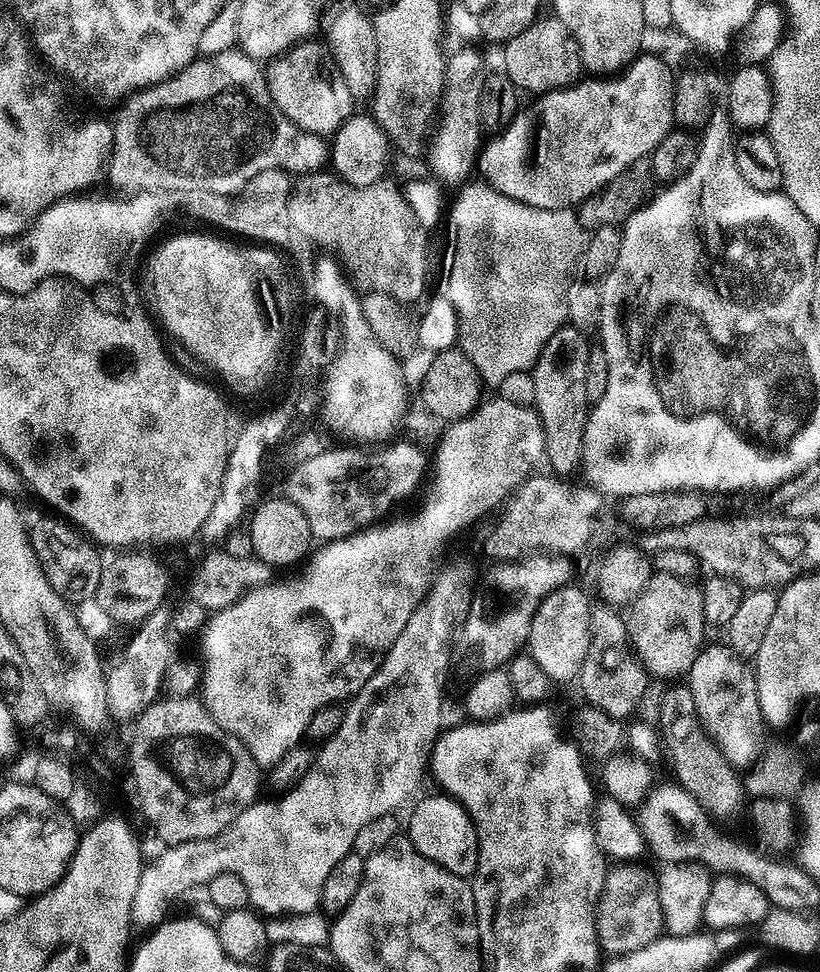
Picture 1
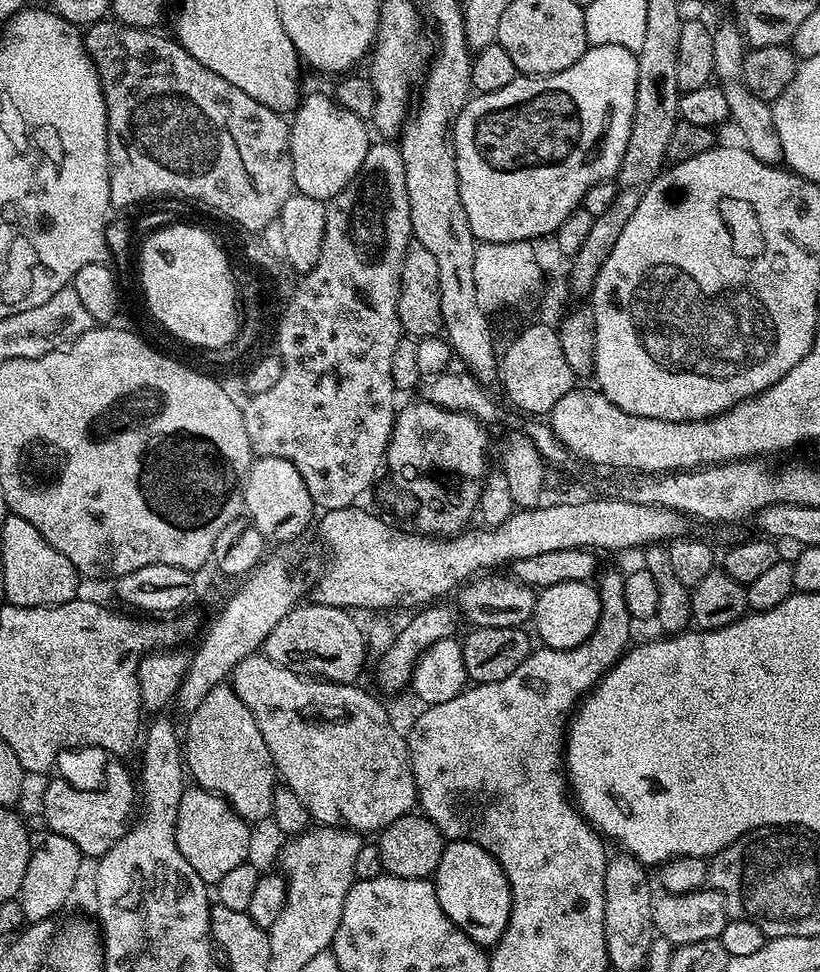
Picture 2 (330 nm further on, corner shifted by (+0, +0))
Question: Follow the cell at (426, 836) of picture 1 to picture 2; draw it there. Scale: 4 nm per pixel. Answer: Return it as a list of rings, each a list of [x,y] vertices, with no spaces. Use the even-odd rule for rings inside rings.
[[[469,840],[447,841],[442,850],[442,858],[434,873],[434,883],[438,902],[454,926],[460,927],[474,943],[485,950],[491,949],[500,941],[510,918],[512,891],[510,890],[510,882],[506,878],[502,866],[496,861],[496,857],[486,850],[482,850],[482,846]]]

